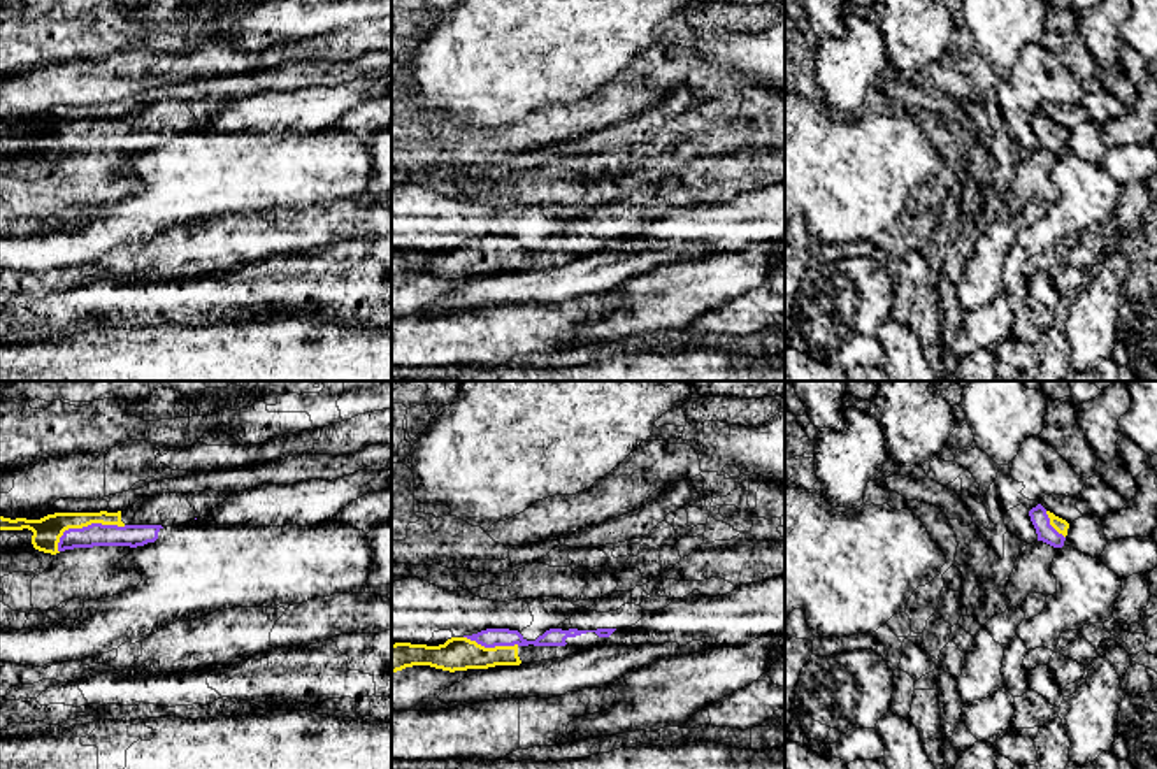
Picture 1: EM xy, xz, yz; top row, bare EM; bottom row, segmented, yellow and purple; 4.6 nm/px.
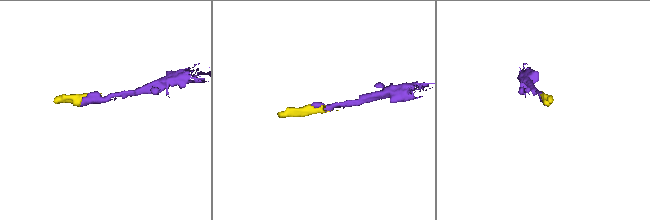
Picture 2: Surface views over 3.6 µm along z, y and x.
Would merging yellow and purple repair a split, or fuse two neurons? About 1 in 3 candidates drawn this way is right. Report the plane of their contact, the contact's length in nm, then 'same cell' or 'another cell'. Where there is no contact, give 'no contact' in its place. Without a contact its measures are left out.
xy | 340 nm | same cell

